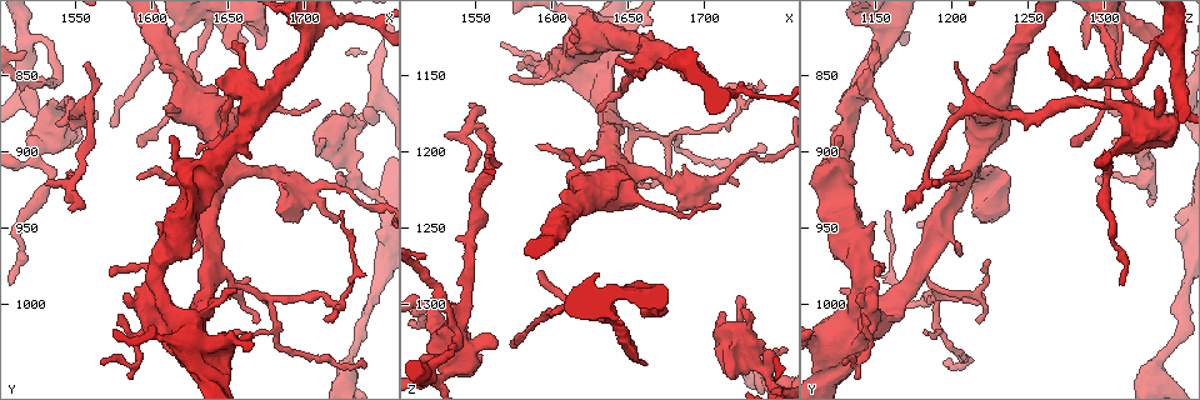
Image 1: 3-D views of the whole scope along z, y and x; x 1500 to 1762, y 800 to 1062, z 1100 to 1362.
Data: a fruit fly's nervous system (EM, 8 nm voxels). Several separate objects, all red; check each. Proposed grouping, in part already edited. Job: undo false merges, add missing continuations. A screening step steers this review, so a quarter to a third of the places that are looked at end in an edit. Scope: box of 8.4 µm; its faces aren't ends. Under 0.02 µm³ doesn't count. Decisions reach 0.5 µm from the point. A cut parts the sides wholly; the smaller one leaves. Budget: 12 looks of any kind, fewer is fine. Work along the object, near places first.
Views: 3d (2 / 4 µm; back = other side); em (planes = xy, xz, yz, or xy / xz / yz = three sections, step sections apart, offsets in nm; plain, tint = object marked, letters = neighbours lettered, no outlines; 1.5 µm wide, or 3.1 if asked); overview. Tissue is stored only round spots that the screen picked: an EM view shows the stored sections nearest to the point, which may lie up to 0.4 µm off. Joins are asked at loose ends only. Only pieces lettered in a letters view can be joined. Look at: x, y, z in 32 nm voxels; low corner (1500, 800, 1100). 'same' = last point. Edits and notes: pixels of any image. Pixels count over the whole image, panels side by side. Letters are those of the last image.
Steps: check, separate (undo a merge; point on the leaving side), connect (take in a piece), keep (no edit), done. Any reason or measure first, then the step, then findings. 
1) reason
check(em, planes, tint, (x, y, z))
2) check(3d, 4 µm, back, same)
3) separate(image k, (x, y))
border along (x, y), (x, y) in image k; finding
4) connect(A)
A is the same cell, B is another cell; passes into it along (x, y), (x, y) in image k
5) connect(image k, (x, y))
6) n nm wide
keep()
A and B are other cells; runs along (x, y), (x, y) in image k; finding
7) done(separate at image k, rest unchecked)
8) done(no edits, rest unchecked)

end of a long branch
check(em, planes, letters, (1594, 894, 1278))

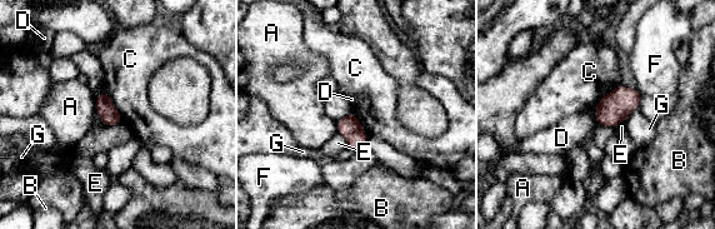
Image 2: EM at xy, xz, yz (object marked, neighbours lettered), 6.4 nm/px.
C touches over 240 nm
keep()
A, B, C, D, E, F and G are other cells; border along (103, 91), (109, 96), (121, 122) in image 2; no lettered piece goes on from it

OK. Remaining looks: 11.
sudden change in width
check(em, planes, plain, (1522, 904, 1302))

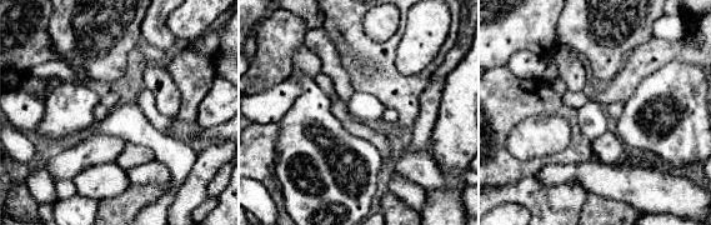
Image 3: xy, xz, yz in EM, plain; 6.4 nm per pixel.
check(em, planes, tint, same)

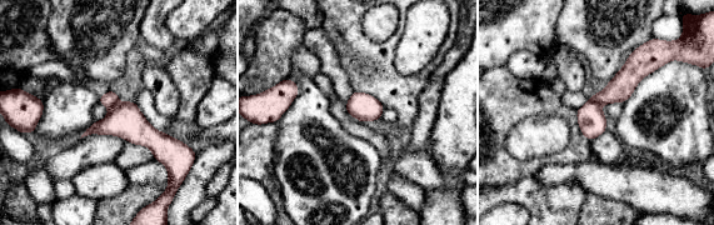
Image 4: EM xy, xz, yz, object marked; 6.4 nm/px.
check(em, planes, letters, same)

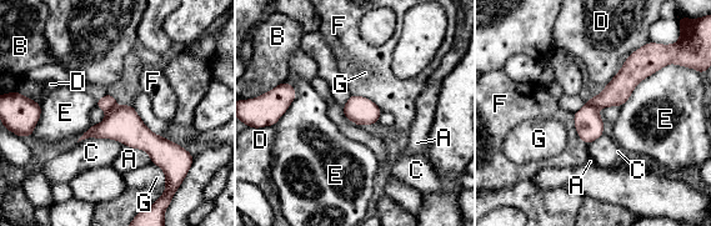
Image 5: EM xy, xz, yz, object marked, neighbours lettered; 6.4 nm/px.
E touches over 400 nm
separate(image 5, (589, 124))
A, B, C, D, E, F and G are other cells; border along (586, 103), (596, 109) in image 5; a second cell is stuck on

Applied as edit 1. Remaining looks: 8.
branch stops here
check(em, xy, step 8, letters, (1660, 838, 1336))

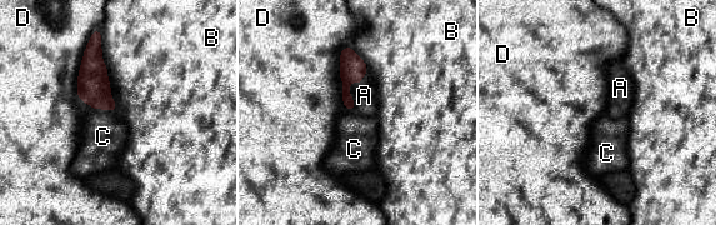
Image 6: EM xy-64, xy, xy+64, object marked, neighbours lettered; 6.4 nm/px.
connect(image 6, (364, 95))
A is the same cell, B, C and D are other cells; the cell continues

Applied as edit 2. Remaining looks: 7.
check(em, planes, letters, (1610, 870, 1198))

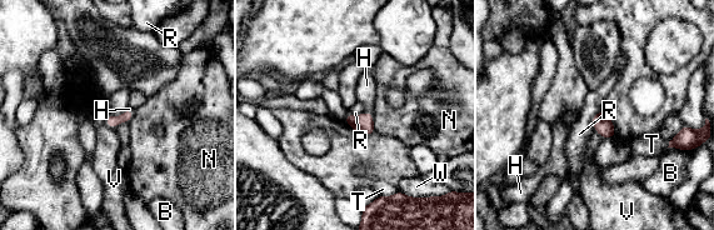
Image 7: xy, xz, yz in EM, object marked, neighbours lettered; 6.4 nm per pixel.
R touches over 150 nm
connect(image 7, (367, 85))
H is the same cell, B, N, R, T, V and W are other cells; passes into it along (364, 124), (368, 113), (367, 85) in image 7; it goes on there

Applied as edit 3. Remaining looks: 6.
check(overview)

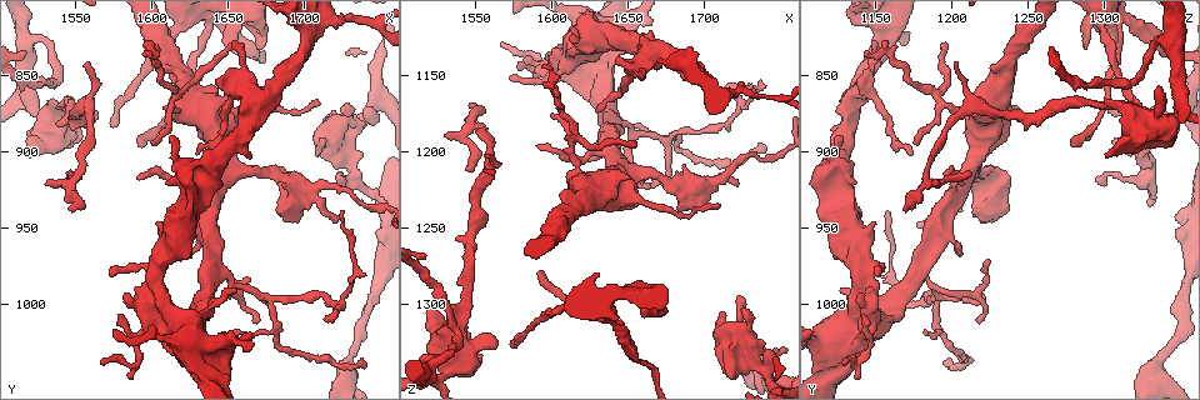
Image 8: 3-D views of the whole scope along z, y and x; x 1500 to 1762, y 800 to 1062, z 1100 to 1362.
free end
check(em, planes, letters, (1654, 828, 1194))

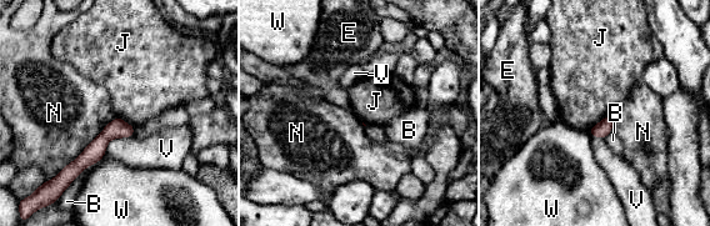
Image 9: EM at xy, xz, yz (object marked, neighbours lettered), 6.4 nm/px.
keep()
B, E, J, N, V and W are other cells; border along (608, 114), (589, 130) in image 9; none of them fits

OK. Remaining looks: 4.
done(separate at image 5, connect at image 6, connect at image 7, rest unchecked)

